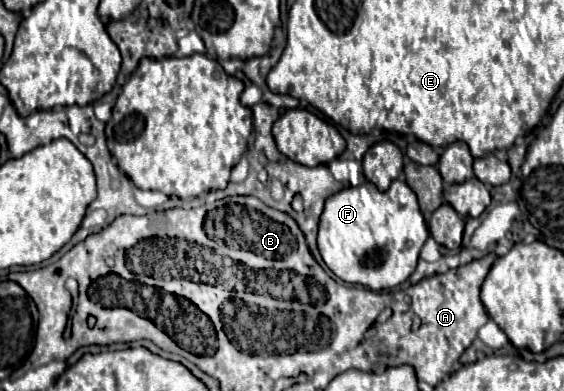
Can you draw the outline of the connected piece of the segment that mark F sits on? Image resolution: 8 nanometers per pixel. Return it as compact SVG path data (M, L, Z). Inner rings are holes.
M394 180L386 192L366 182L328 198L320 216L318 248L326 266L344 282L384 290L402 284L414 272L428 234L416 194L404 182Z

